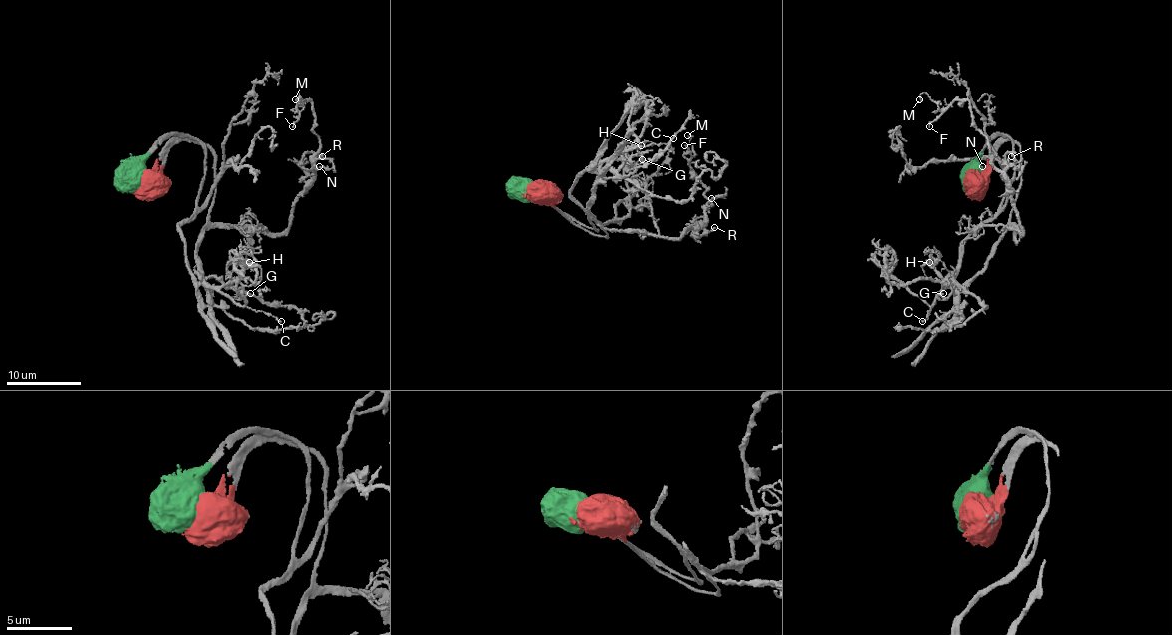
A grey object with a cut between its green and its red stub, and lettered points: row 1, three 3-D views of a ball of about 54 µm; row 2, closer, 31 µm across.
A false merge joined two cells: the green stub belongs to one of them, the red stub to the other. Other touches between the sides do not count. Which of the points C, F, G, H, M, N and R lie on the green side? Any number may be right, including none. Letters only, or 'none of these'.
none of these

